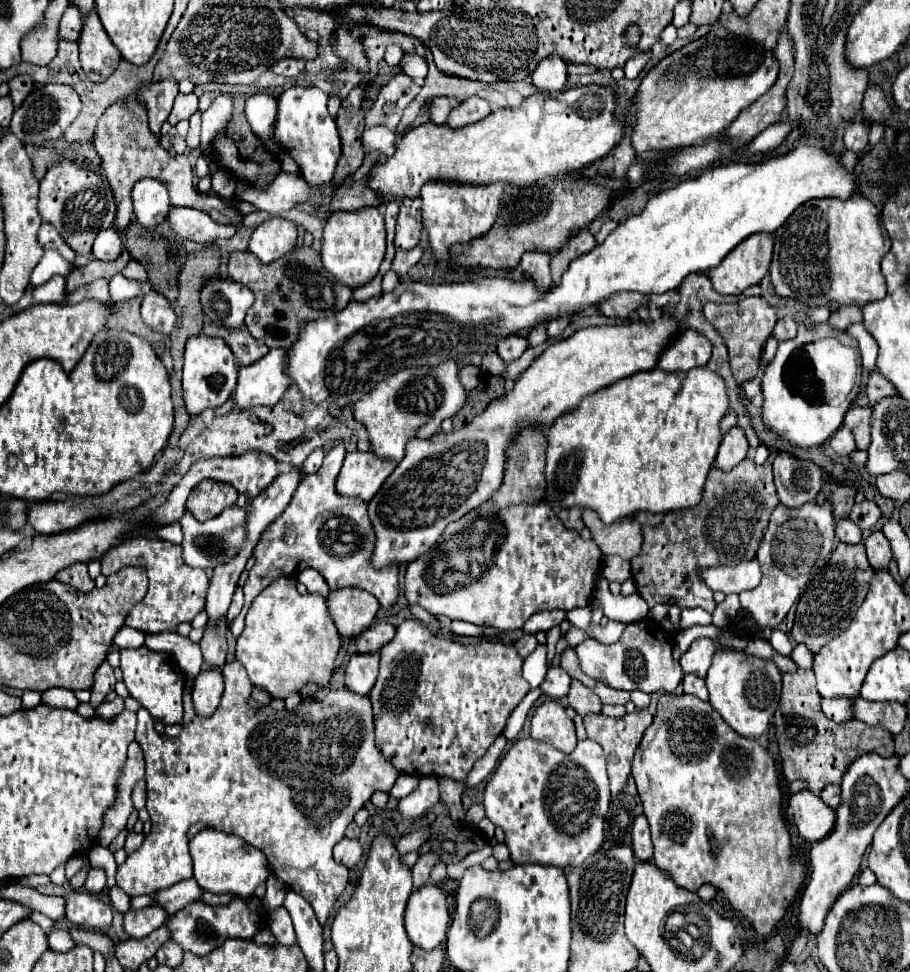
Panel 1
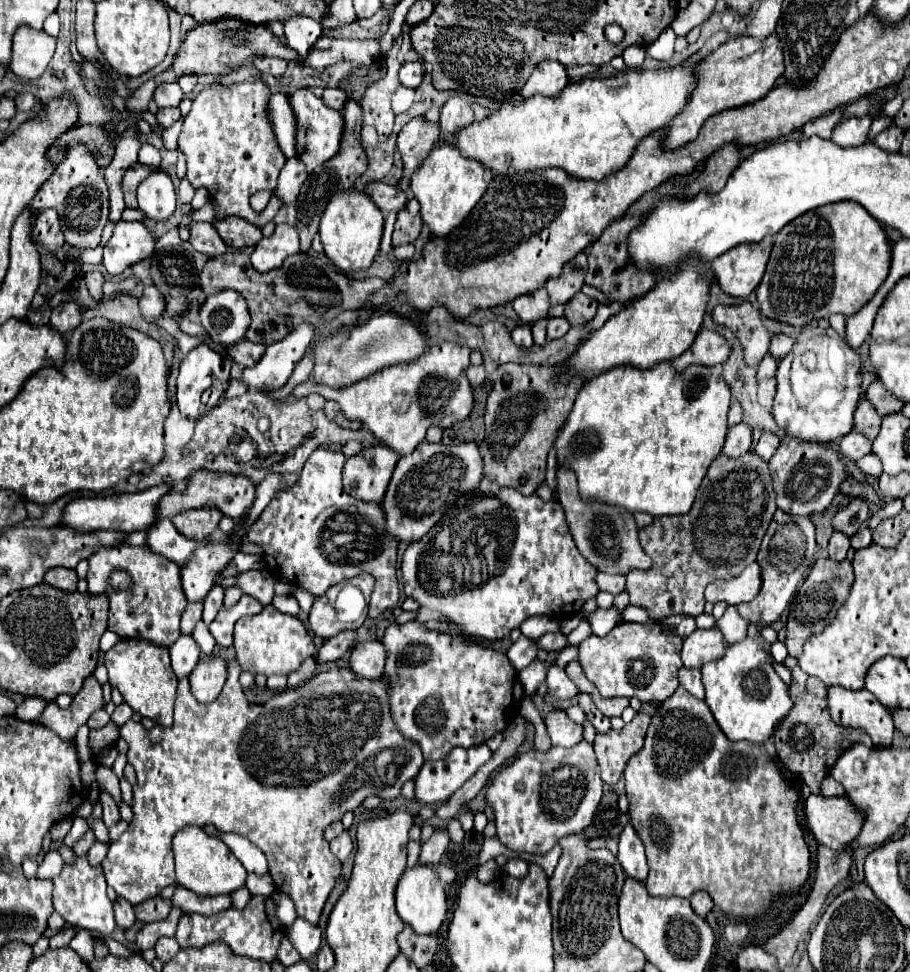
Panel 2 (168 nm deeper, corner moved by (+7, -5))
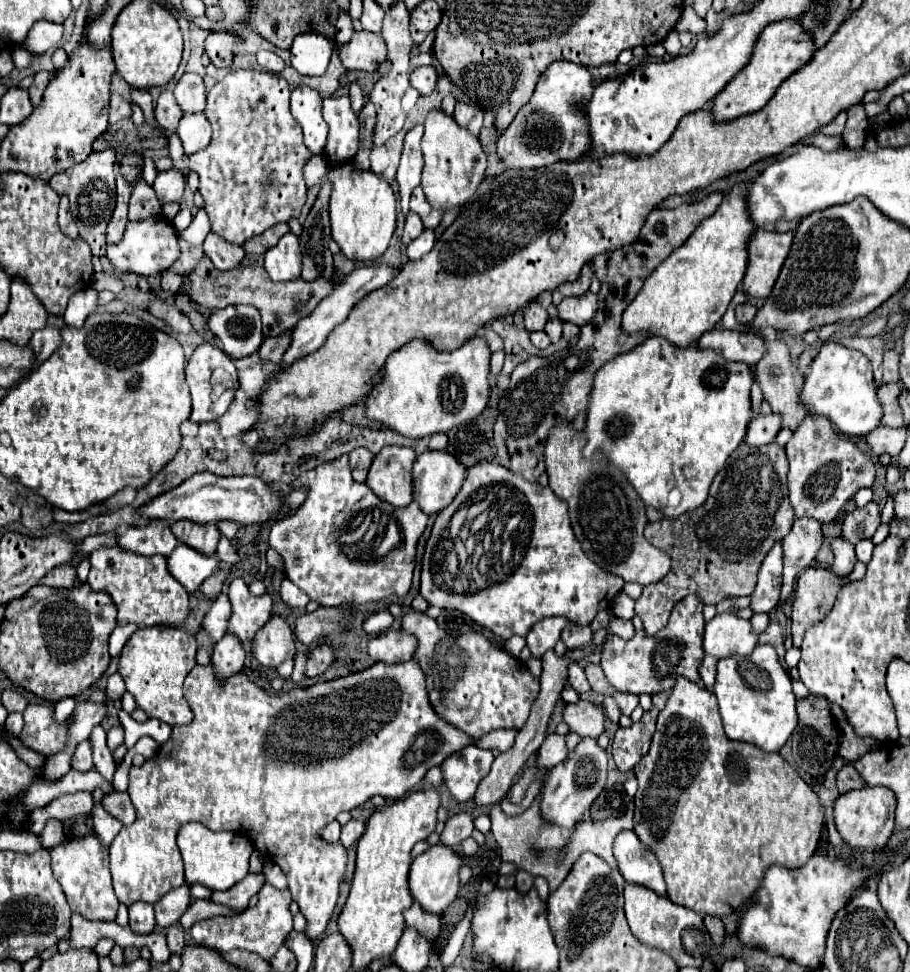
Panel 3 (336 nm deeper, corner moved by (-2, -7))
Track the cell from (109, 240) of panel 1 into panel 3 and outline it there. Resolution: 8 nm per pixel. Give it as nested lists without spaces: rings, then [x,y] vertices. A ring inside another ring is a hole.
[[[157,215],[157,217],[147,217],[143,221],[129,221],[127,229],[123,233],[123,239],[115,245],[107,247],[107,257],[115,265],[119,273],[135,273],[135,275],[157,275],[169,269],[177,259],[179,259],[179,235],[173,229],[173,225]]]

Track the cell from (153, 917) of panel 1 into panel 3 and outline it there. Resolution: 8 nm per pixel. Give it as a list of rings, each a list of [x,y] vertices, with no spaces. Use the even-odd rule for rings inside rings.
[[[181,885],[173,891],[169,891],[165,897],[161,897],[155,905],[155,919],[157,919],[157,925],[159,927],[171,927],[175,925],[181,915],[185,913],[185,909],[189,907],[191,903],[191,891],[189,891],[189,885]]]

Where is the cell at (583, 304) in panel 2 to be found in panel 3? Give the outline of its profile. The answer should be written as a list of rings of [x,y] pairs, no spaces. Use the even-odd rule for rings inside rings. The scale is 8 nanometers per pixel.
[[[587,291],[583,297],[563,299],[563,301],[557,305],[559,319],[561,319],[561,321],[575,323],[575,325],[579,325],[579,327],[583,327],[585,323],[591,321],[595,309],[597,309],[597,295],[591,293],[591,291]]]

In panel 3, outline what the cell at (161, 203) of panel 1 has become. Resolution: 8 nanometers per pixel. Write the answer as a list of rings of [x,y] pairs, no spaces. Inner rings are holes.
[[[177,167],[161,171],[155,179],[153,189],[155,189],[155,193],[157,193],[157,197],[163,205],[171,203],[171,201],[179,201],[183,197],[183,189],[185,189],[183,171],[177,169]]]

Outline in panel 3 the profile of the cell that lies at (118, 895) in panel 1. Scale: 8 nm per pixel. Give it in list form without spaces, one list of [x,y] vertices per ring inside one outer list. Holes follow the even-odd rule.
[[[137,903],[129,907],[129,927],[137,935],[149,935],[155,929],[155,915],[153,905]]]

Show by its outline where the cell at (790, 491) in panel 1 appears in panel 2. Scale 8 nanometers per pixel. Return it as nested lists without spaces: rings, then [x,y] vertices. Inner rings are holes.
[[[786,435],[770,459],[770,475],[774,479],[776,505],[778,509],[790,515],[812,515],[816,511],[824,511],[834,495],[838,493],[838,485],[846,479],[846,467],[836,451],[828,445],[804,443],[796,437]]]

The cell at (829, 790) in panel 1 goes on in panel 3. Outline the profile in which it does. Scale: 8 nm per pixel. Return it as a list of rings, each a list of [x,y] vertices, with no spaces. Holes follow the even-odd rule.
[[[847,763],[847,765],[841,767],[841,771],[837,775],[837,787],[839,787],[841,793],[847,793],[851,789],[859,789],[863,785],[865,785],[865,781],[863,781],[863,777],[857,773],[857,769],[853,765]]]

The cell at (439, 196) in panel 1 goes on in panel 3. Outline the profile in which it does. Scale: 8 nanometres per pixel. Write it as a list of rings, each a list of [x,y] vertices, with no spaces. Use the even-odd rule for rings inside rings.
[[[433,109],[425,121],[425,135],[421,147],[425,157],[421,187],[425,191],[427,201],[435,209],[443,211],[459,209],[465,203],[469,203],[477,195],[487,167],[479,139],[473,133],[469,133],[469,129],[457,125],[457,121],[445,115],[441,109]]]

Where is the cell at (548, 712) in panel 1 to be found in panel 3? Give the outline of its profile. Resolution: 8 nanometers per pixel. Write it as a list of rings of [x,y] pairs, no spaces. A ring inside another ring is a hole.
[[[579,699],[577,703],[565,705],[563,721],[571,727],[573,733],[579,733],[581,737],[597,739],[605,727],[605,713],[595,703]]]

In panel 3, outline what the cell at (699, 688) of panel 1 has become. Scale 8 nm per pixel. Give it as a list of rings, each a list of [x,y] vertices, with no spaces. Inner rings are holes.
[[[707,655],[699,667],[699,673],[701,673],[701,679],[705,681],[707,689],[713,689],[713,681],[715,681],[715,669],[717,669],[717,657],[711,657]]]

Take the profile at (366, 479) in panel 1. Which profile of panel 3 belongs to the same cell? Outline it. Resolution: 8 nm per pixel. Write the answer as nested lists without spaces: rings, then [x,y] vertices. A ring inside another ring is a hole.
[[[409,447],[381,449],[369,469],[367,485],[377,497],[395,505],[407,507],[413,501],[413,463],[417,455]]]

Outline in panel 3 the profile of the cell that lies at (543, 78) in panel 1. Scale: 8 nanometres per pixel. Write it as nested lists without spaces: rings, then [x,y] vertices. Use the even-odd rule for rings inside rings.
[[[555,61],[539,77],[537,89],[525,107],[515,115],[505,133],[499,135],[497,155],[507,169],[537,169],[557,161],[577,161],[589,155],[593,139],[585,119],[583,103],[591,99],[595,81],[587,67],[573,65],[571,61]]]

